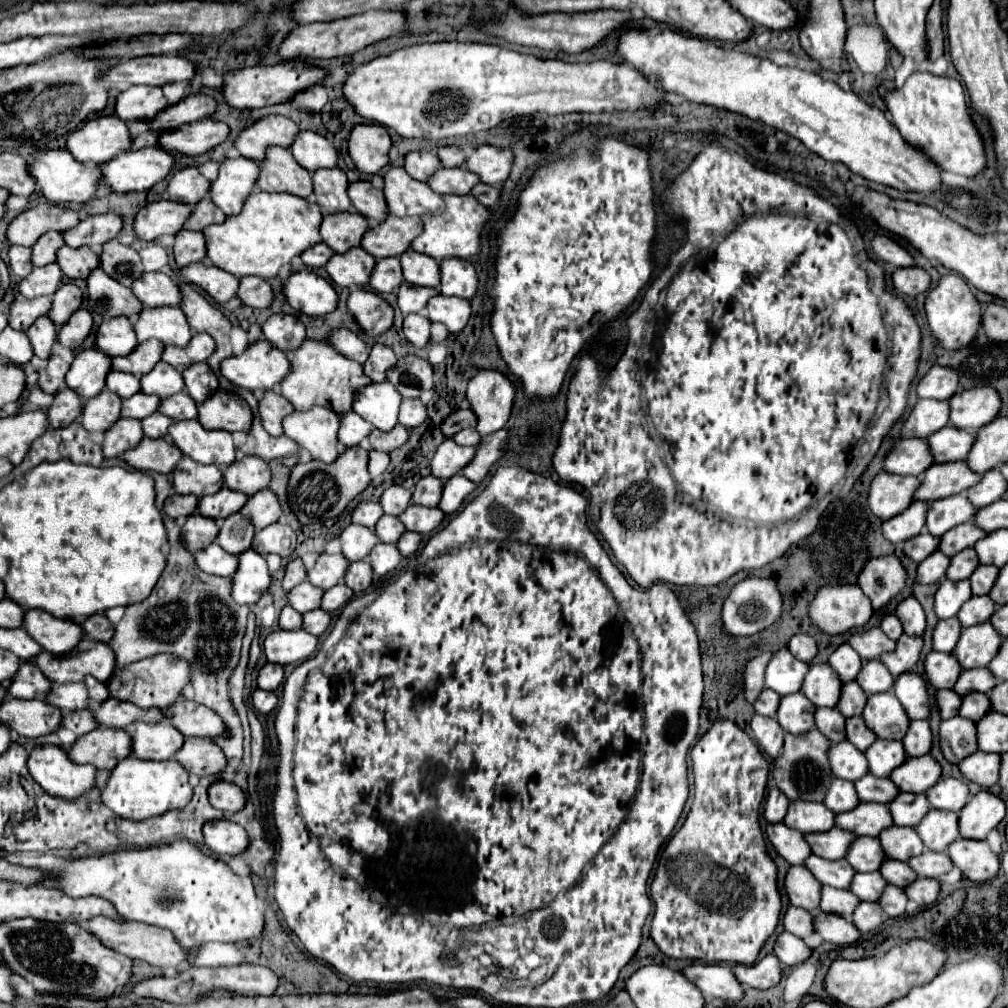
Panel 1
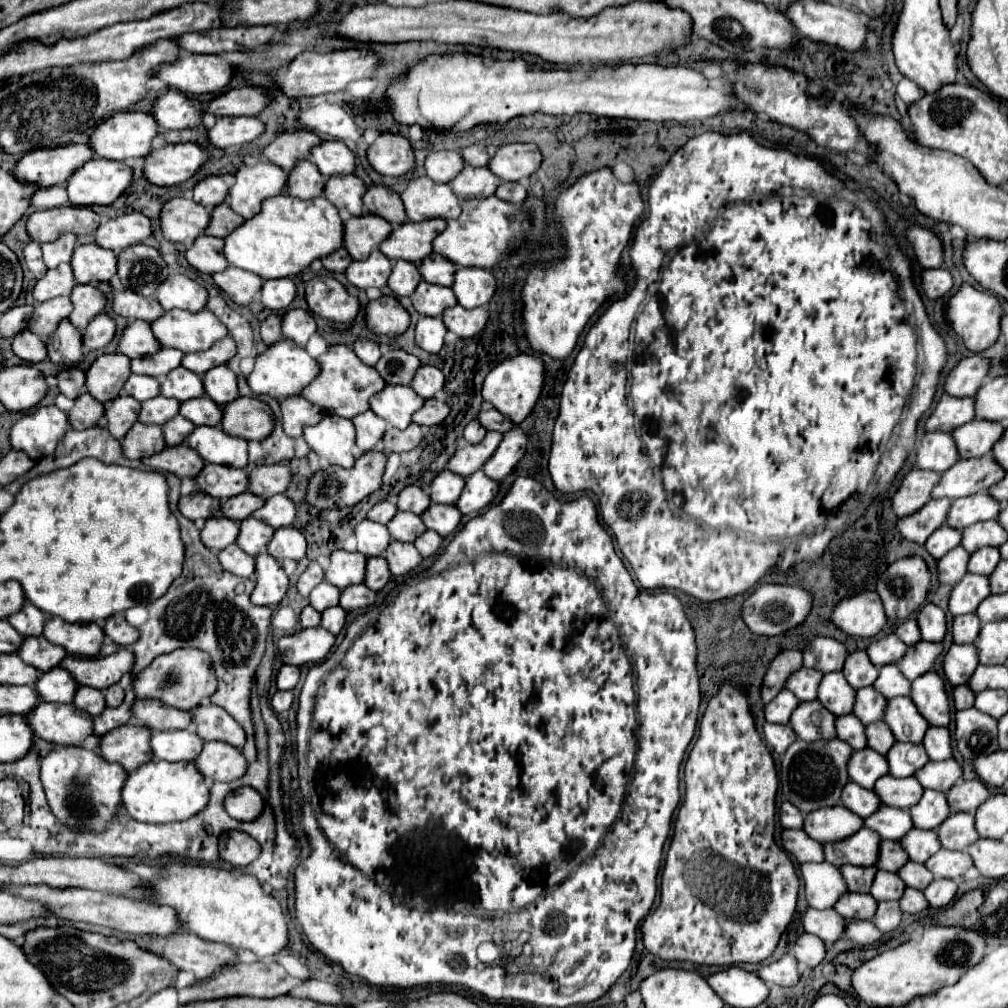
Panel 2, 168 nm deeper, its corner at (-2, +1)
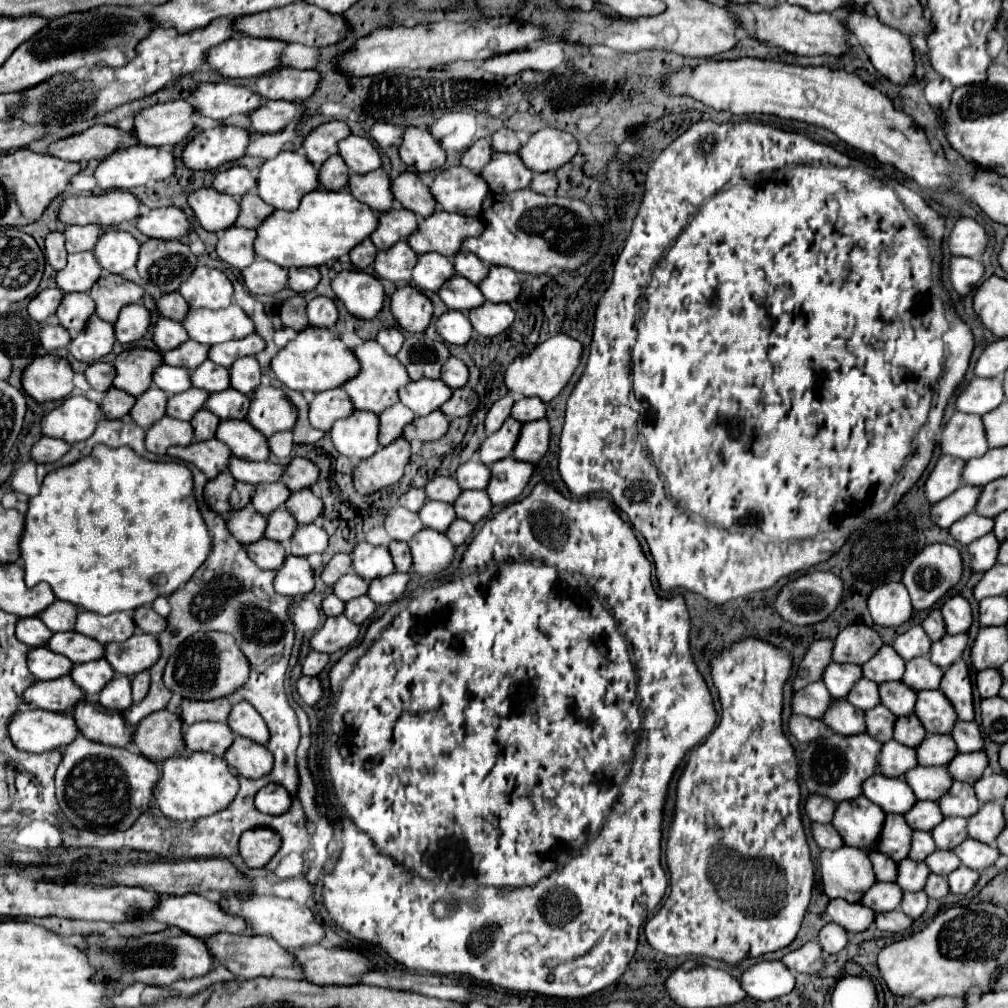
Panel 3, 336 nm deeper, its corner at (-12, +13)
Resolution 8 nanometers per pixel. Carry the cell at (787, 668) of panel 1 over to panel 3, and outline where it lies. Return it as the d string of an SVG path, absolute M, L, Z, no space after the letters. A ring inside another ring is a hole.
M832 662L826 672L824 672L824 684L828 686L830 694L834 698L846 698L848 692L854 688L856 680L860 680L862 674L862 666L856 664L836 664Z

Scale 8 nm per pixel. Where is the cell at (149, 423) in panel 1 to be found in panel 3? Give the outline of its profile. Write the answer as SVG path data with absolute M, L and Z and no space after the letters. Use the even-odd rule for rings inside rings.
M202 408L202 410L192 418L190 424L194 426L194 440L196 440L196 442L202 442L202 440L214 438L220 420L218 420L216 414L212 414L212 412L208 412L206 408Z

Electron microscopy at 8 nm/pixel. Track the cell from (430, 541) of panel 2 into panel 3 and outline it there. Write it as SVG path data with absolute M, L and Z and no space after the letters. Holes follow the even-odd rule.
M458 518L458 520L448 528L446 536L452 540L454 546L460 546L460 544L466 542L466 538L472 534L472 530L474 530L474 524L470 524L470 522Z

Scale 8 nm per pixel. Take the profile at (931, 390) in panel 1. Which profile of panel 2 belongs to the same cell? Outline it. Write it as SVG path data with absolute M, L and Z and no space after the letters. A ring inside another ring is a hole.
M970 356L962 358L946 376L944 382L944 392L956 398L966 398L974 396L980 382L988 374L988 360L982 356Z

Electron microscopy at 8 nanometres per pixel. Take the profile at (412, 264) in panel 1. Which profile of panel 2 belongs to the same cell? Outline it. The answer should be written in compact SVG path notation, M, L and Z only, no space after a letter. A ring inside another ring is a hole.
M430 254L430 256L426 256L426 260L422 260L422 264L418 266L418 272L420 272L424 282L440 284L440 286L452 286L456 268L444 256Z

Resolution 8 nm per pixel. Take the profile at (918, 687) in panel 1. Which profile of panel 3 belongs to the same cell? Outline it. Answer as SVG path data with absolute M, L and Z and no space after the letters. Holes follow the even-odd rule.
M958 660L946 670L940 690L952 700L960 720L974 720L972 680L970 680L970 666L966 660Z

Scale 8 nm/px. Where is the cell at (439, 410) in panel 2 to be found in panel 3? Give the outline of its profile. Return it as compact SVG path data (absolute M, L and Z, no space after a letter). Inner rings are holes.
M464 386L464 388L460 388L460 390L454 390L452 398L450 398L440 410L442 410L446 416L450 416L450 420L454 420L454 418L468 416L470 412L474 412L474 410L478 408L478 404L480 404L478 394L476 394L472 388Z

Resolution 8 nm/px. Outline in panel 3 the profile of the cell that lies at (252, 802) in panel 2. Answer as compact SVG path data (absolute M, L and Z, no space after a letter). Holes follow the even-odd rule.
M268 784L256 794L256 808L264 814L286 814L292 806L294 796L284 786Z

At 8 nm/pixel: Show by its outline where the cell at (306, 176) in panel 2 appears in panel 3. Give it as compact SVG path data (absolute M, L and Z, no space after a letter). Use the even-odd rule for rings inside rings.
M330 156L320 168L320 184L324 190L344 190L350 180L350 168L340 156Z

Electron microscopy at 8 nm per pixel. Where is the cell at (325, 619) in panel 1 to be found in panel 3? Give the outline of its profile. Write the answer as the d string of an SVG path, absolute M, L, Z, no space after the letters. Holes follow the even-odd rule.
M360 596L360 598L346 602L344 616L356 624L364 624L374 612L376 612L376 604L368 596Z

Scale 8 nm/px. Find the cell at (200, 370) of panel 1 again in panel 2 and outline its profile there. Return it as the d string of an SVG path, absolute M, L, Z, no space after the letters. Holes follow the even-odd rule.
M214 366L210 368L204 376L202 376L202 384L204 384L204 392L218 404L228 404L238 396L238 388L236 388L236 376L234 372L230 372L228 366Z

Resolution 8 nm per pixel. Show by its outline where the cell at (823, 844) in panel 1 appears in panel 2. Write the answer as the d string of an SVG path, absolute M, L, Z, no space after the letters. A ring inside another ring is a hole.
M860 828L846 840L838 842L826 842L822 844L826 862L834 866L874 866L878 858L878 844L880 836L868 828Z

